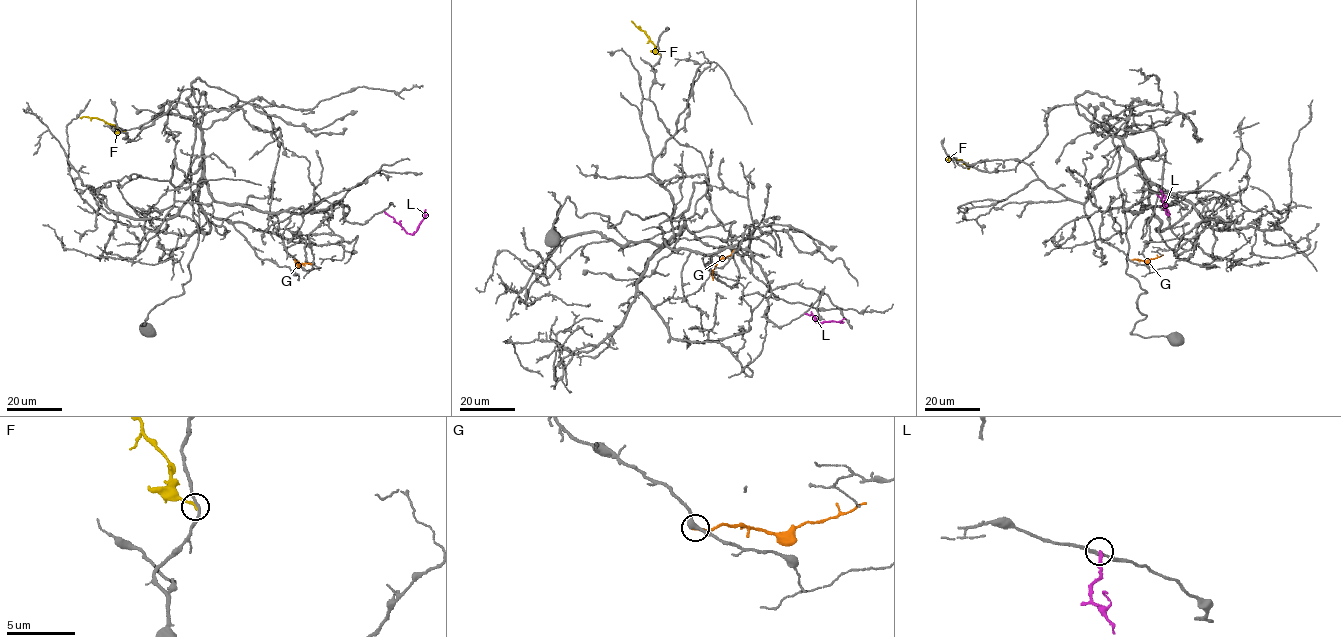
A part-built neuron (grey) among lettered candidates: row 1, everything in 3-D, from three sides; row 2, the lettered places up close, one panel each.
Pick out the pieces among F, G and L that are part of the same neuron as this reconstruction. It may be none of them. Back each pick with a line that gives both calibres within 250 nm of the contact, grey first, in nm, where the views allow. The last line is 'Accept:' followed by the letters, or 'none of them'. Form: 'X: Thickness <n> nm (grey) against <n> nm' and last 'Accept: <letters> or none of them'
Accept: none of them

